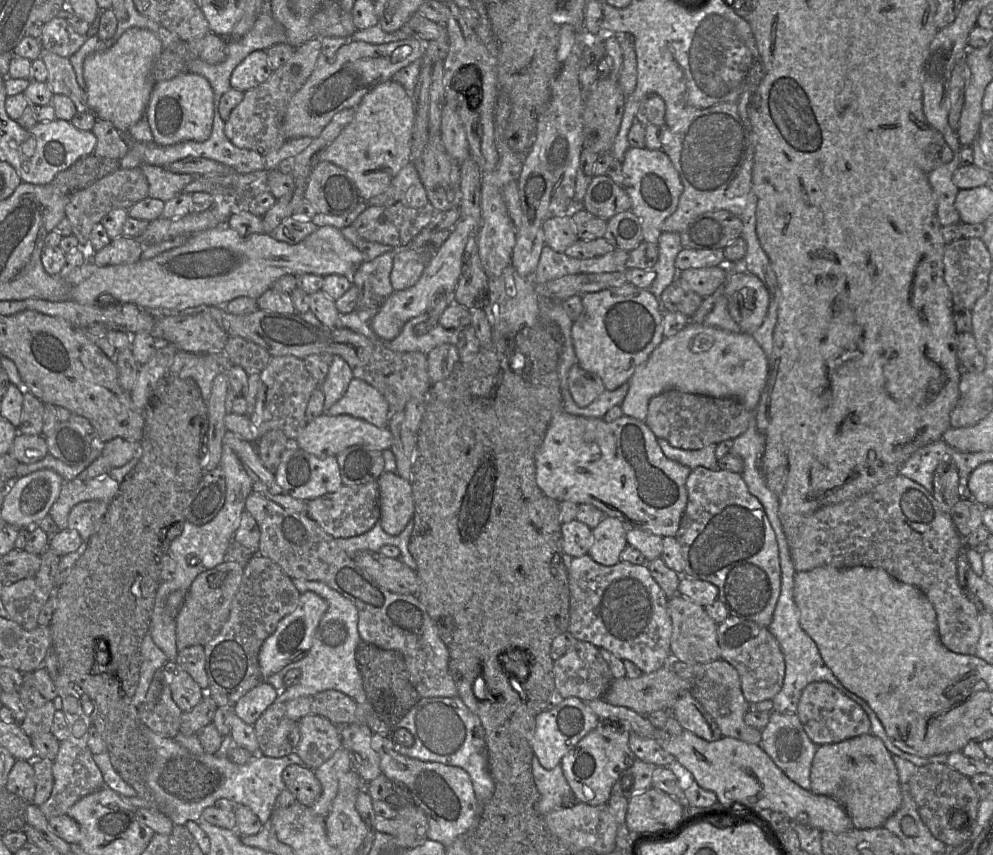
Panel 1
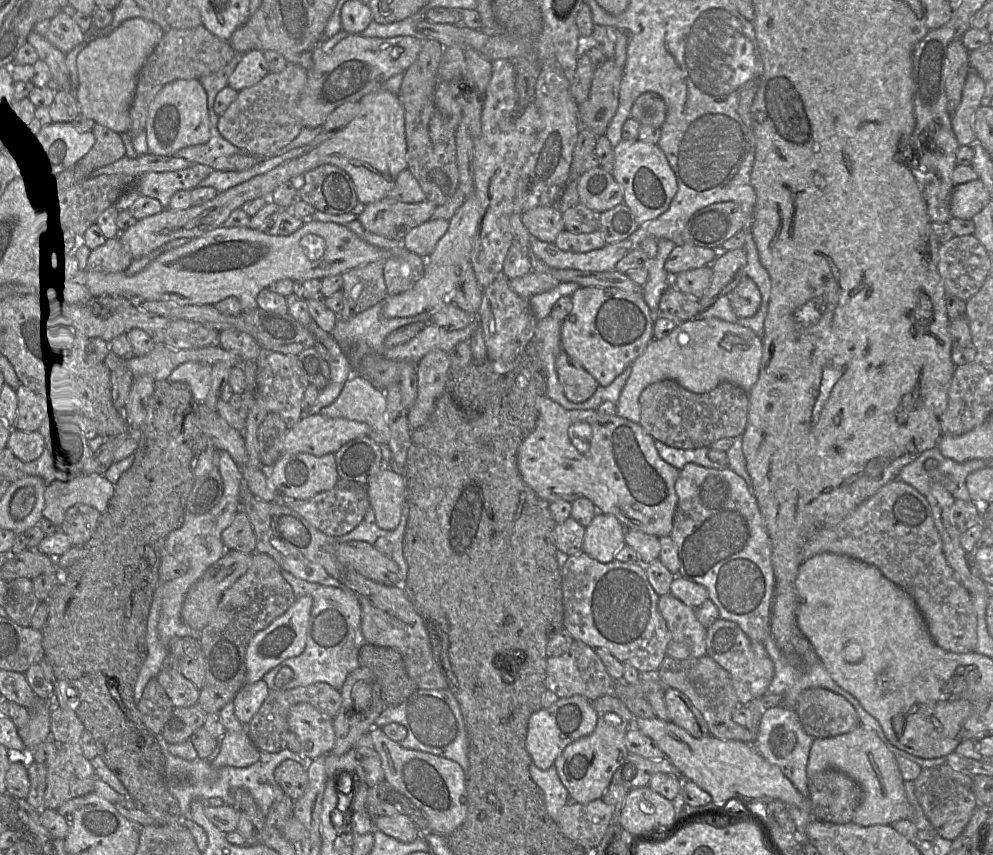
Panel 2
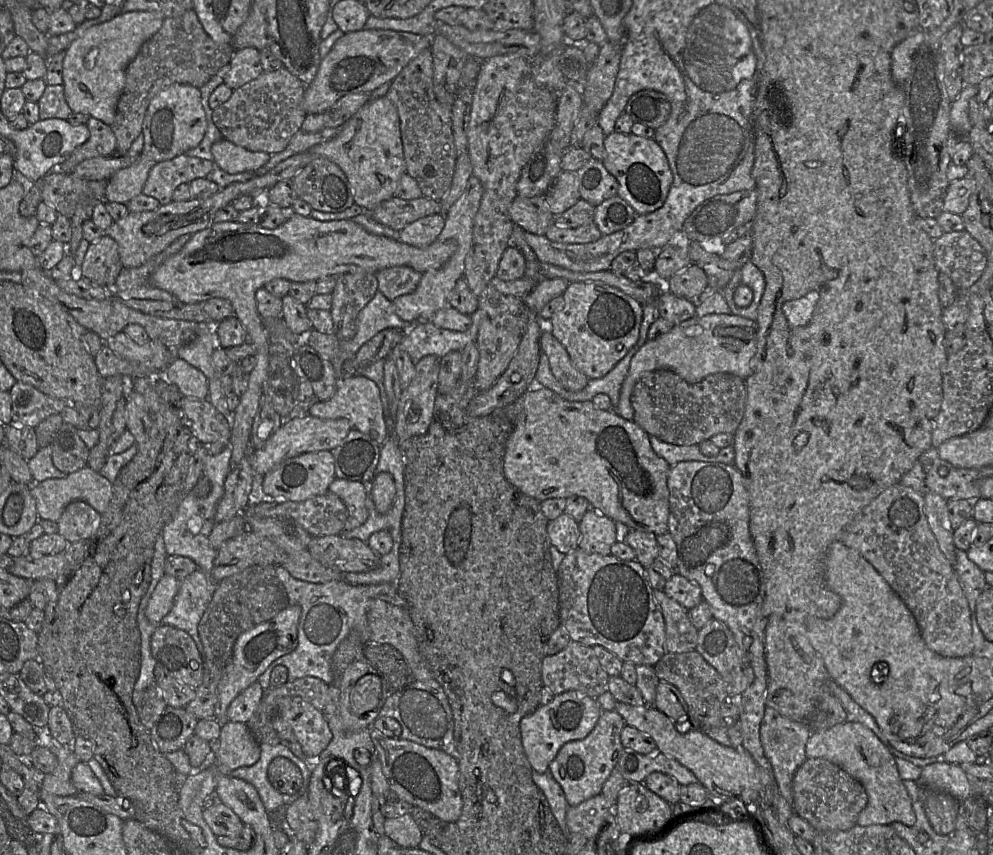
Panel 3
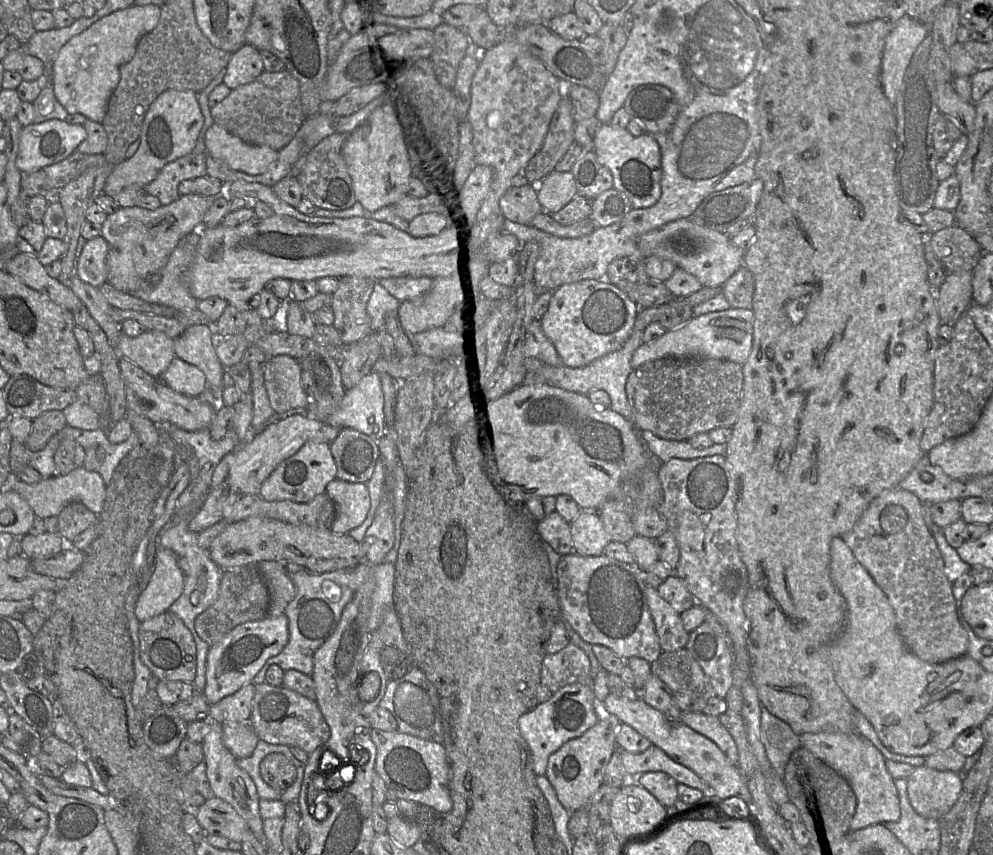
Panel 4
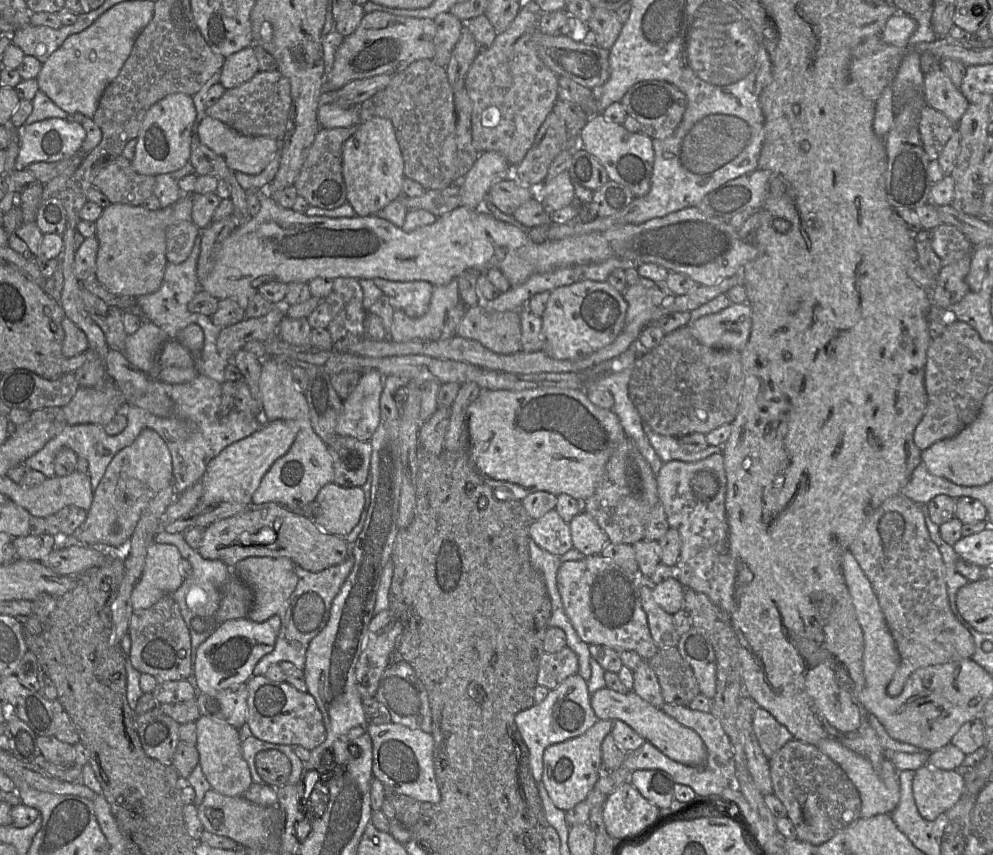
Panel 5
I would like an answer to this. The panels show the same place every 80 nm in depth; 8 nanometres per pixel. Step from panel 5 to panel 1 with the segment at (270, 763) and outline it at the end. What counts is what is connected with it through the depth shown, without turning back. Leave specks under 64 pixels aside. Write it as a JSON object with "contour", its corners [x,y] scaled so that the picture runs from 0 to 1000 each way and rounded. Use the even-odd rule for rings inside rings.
{"contour":[[[290,895],[284,903],[284,910],[288,922],[303,940],[313,943],[323,929],[323,916],[316,901],[309,896]]]}

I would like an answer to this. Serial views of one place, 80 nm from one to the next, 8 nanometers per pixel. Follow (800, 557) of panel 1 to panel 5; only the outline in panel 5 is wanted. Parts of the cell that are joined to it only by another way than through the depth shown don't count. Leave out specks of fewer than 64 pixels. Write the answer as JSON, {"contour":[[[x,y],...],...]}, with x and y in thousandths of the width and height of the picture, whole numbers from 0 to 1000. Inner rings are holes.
{"contour":[[[908,578],[894,582],[874,604],[858,634],[856,644],[877,682],[906,767],[905,779],[894,801],[895,813],[905,813],[913,793],[924,781],[979,768],[980,746],[958,713],[951,656],[944,637],[937,629],[926,591]]]}

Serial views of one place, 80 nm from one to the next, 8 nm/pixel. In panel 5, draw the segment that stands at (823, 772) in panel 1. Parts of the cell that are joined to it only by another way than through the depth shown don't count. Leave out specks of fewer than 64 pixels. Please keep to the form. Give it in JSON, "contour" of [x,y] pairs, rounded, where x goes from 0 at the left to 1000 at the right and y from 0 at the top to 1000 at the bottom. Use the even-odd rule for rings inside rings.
{"contour":[[[829,864],[821,871],[851,903],[864,924],[867,935],[866,957],[875,957],[883,952],[897,952],[902,946],[906,936],[905,902],[895,887],[889,890],[886,901],[883,902],[874,887],[858,878],[842,865]]]}

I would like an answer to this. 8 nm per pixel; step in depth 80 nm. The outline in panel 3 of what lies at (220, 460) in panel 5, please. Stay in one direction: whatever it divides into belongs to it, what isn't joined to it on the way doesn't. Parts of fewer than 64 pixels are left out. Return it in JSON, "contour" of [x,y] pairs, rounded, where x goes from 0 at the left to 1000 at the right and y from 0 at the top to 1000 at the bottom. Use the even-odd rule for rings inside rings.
{"contour":[[[311,484],[307,488],[286,490],[284,498],[267,520],[254,527],[252,544],[258,556],[265,558],[289,537],[311,529],[333,527],[349,511],[354,502],[356,499],[349,490],[323,490]]]}

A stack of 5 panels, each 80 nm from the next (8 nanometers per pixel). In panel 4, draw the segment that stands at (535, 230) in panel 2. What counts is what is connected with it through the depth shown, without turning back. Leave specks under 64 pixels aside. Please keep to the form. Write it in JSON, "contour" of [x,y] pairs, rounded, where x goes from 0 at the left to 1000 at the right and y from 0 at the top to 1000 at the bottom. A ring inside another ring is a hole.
{"contour":[[[527,205],[509,225],[503,240],[509,256],[529,263],[534,263],[538,253],[547,247],[541,215],[531,213]]]}

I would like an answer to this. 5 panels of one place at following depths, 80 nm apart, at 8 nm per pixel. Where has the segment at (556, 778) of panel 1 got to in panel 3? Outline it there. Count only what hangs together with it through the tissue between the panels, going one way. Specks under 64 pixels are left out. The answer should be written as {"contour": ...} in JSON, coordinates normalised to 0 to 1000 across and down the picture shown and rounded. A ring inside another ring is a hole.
{"contour":[[[537,899],[536,909],[540,918],[550,931],[558,956],[560,957],[568,977],[573,981],[574,974],[570,964],[570,952],[574,943],[565,918],[559,912],[553,901],[549,904],[543,904]]]}

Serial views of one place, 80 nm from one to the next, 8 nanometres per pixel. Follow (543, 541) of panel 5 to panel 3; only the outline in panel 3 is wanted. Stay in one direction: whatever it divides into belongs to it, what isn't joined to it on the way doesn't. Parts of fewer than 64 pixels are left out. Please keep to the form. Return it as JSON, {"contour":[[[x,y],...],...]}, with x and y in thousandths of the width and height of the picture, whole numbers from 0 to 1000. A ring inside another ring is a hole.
{"contour":[[[569,600],[552,611],[551,625],[555,637],[566,648],[573,648],[582,642],[583,614]]]}

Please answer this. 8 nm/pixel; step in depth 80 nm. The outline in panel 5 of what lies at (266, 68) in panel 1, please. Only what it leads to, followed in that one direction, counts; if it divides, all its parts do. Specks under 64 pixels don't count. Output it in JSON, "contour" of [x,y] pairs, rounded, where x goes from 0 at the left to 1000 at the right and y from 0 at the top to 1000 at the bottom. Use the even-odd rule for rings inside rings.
{"contour":[[[255,54],[248,55],[229,67],[223,83],[222,97],[228,105],[251,95],[261,83],[261,74]]]}

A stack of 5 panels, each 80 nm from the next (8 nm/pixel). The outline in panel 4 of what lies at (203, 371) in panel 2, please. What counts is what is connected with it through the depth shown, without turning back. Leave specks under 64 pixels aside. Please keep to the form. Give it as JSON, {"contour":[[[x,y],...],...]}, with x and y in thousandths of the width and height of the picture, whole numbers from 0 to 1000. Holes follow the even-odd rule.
{"contour":[[[177,418],[163,439],[162,447],[175,458],[192,465],[200,464],[208,455],[205,436]]]}

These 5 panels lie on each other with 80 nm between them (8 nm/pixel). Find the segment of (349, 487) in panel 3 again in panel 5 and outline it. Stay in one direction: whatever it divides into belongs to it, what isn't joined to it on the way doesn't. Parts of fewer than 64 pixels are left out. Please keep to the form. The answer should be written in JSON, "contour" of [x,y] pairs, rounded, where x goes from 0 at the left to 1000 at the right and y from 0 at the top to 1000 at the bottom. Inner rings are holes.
{"contour":[[[335,564],[327,567],[318,584],[315,609],[322,619],[347,628],[361,613],[368,591],[365,570],[347,571]]]}

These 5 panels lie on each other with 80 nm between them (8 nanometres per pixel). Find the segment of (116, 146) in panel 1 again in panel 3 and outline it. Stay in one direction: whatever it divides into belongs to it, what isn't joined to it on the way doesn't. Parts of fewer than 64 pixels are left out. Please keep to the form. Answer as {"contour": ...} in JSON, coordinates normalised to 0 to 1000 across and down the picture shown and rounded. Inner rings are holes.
{"contour":[[[90,137],[87,147],[91,154],[88,166],[78,172],[55,200],[70,205],[85,187],[117,179],[117,160],[111,147],[93,137]]]}

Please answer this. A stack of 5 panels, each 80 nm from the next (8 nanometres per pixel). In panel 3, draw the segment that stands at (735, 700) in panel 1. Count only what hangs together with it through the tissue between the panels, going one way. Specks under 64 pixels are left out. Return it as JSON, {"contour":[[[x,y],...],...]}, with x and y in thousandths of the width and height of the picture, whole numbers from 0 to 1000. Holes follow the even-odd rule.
{"contour":[[[701,761],[690,764],[671,763],[659,779],[659,785],[665,796],[672,798],[684,807],[708,856],[731,848],[726,839],[726,827],[735,815],[733,804],[722,784],[706,765]]]}

